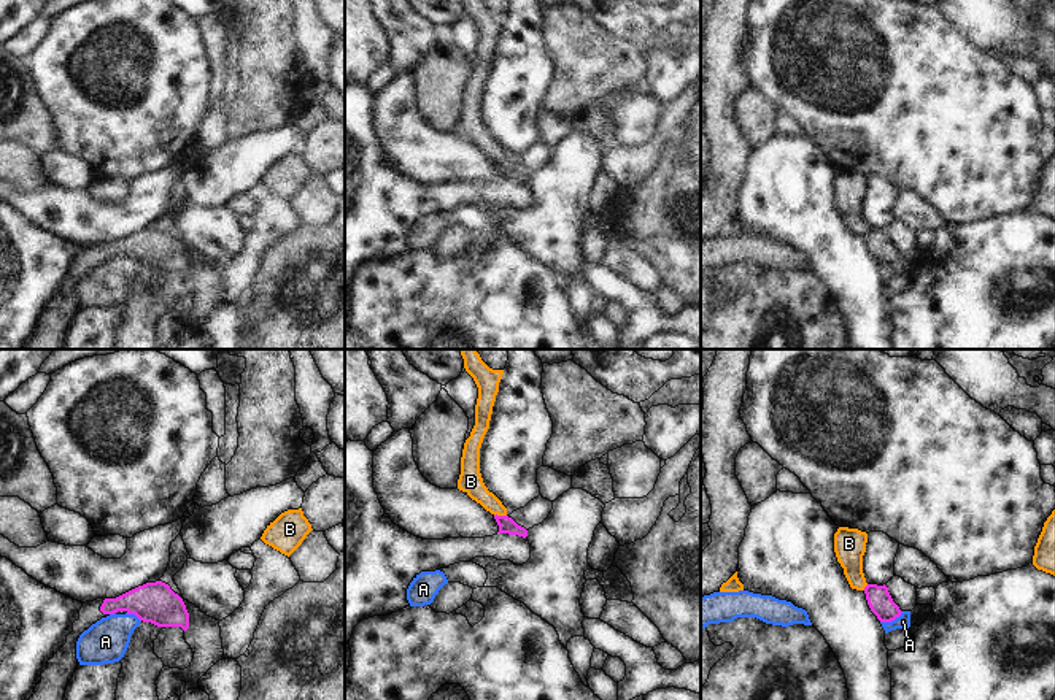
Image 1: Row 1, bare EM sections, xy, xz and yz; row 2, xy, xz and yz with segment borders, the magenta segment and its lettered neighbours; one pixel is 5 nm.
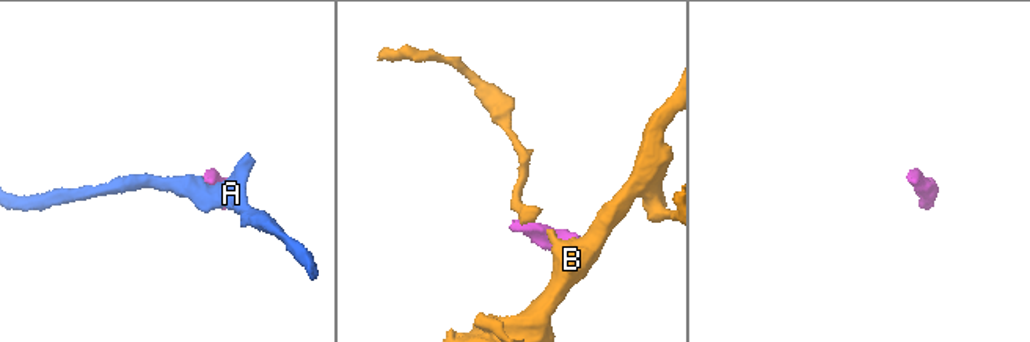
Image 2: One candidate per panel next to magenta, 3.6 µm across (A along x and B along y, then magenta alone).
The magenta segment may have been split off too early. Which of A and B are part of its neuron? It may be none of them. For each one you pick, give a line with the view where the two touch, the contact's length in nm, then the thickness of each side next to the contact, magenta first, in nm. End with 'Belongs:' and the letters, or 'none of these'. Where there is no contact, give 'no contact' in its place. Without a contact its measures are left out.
Belongs: none of these

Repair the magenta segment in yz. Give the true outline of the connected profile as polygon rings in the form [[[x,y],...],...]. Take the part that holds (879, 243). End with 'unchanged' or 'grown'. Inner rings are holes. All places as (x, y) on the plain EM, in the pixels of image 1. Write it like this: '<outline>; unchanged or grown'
[[[868,229],[864,232],[866,244],[871,256],[877,260],[880,267],[891,267],[901,260],[899,251],[893,246],[888,232]]]; unchanged

